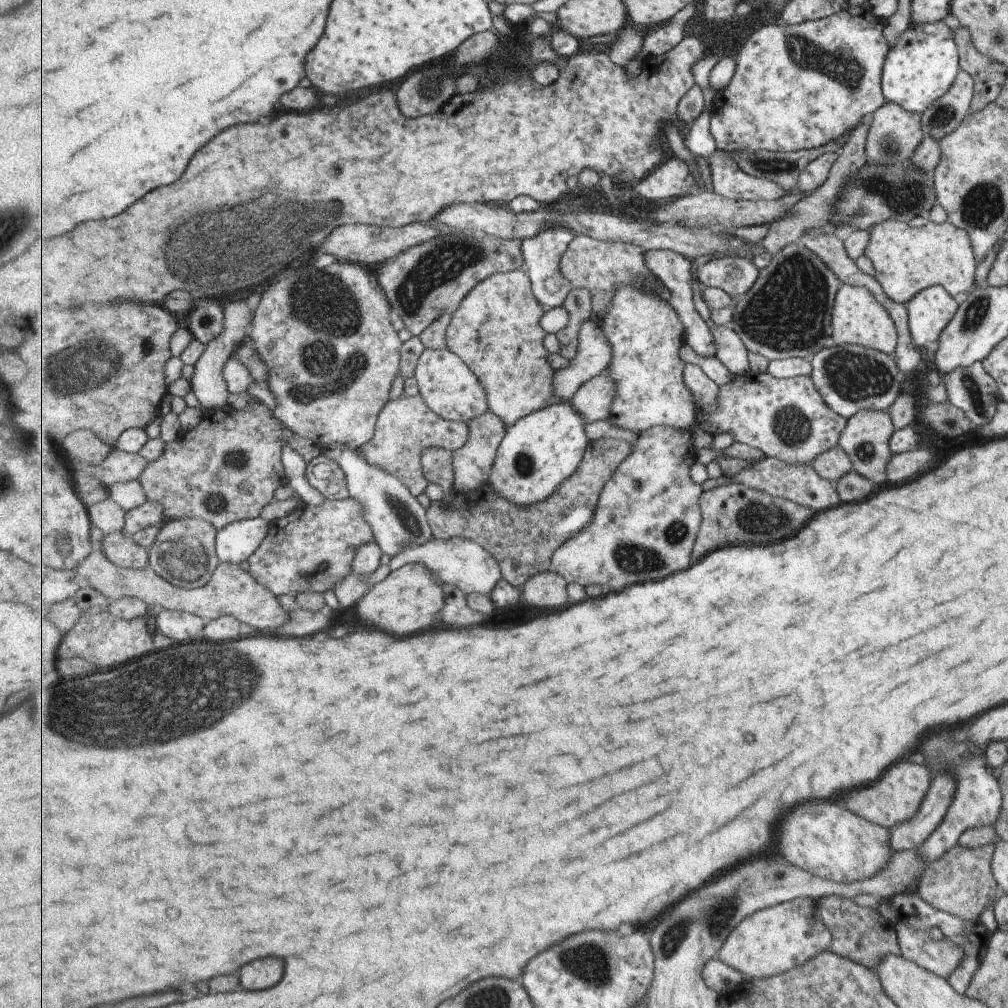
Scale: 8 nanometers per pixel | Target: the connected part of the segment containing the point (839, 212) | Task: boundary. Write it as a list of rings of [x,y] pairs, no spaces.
[[[866,161],[859,170],[845,180],[841,194],[837,194],[837,200],[831,204],[835,210],[827,216],[829,227],[847,226],[849,230],[869,230],[876,224],[886,220],[897,222],[909,222],[911,218],[920,216],[921,212],[929,212],[935,206],[935,190],[933,182],[927,180],[925,170],[917,170],[909,166],[909,162],[870,162]]]

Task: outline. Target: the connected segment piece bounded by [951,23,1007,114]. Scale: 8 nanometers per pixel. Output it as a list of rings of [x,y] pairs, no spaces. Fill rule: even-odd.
[[[951,23],[956,49],[958,50],[958,67],[974,79],[972,100],[968,114],[974,114],[994,102],[1006,77],[1005,68],[990,59],[983,58],[974,50],[971,35],[959,26]]]

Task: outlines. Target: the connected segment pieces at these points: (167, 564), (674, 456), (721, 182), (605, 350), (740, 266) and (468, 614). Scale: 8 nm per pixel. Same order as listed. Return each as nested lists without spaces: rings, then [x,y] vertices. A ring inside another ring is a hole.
[[[185,517],[183,520],[166,520],[157,535],[154,546],[150,549],[150,566],[175,586],[191,589],[207,586],[214,577],[215,569],[218,569],[221,563],[216,553],[219,531],[214,524],[202,518]]]
[[[655,426],[641,435],[639,442],[633,443],[635,452],[607,482],[591,525],[585,526],[559,548],[552,558],[550,570],[563,576],[568,583],[579,583],[584,587],[603,585],[611,587],[615,592],[621,592],[637,582],[661,580],[673,572],[687,570],[691,566],[691,554],[702,529],[701,498],[705,492],[691,478],[691,466],[695,464],[691,436],[688,433],[691,431]]]
[[[720,150],[705,158],[710,167],[713,192],[730,200],[777,201],[789,194],[781,184],[744,172]]]
[[[593,318],[581,322],[577,356],[569,366],[555,369],[554,390],[559,402],[572,402],[577,390],[605,373],[613,360],[613,346]]]
[[[728,255],[702,262],[696,274],[701,287],[725,290],[737,300],[750,293],[751,288],[758,282],[761,272],[751,258]]]
[[[441,582],[441,586],[446,594],[446,605],[440,618],[447,626],[467,628],[467,626],[477,626],[483,620],[487,620],[487,614],[473,610],[470,607],[467,594],[461,588],[443,582]]]

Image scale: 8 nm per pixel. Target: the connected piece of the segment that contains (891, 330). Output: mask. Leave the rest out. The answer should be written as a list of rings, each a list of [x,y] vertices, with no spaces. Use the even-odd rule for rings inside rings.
[[[843,283],[835,297],[834,317],[831,318],[831,340],[838,347],[856,344],[891,354],[896,346],[896,330],[890,314],[863,286]]]

